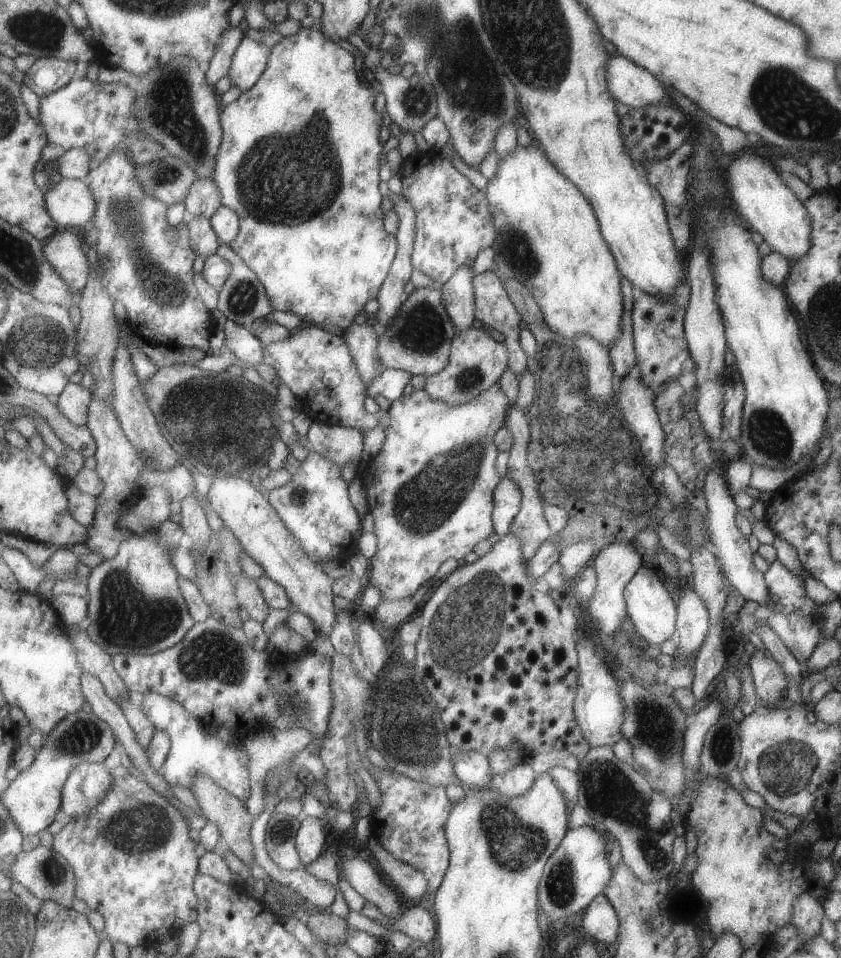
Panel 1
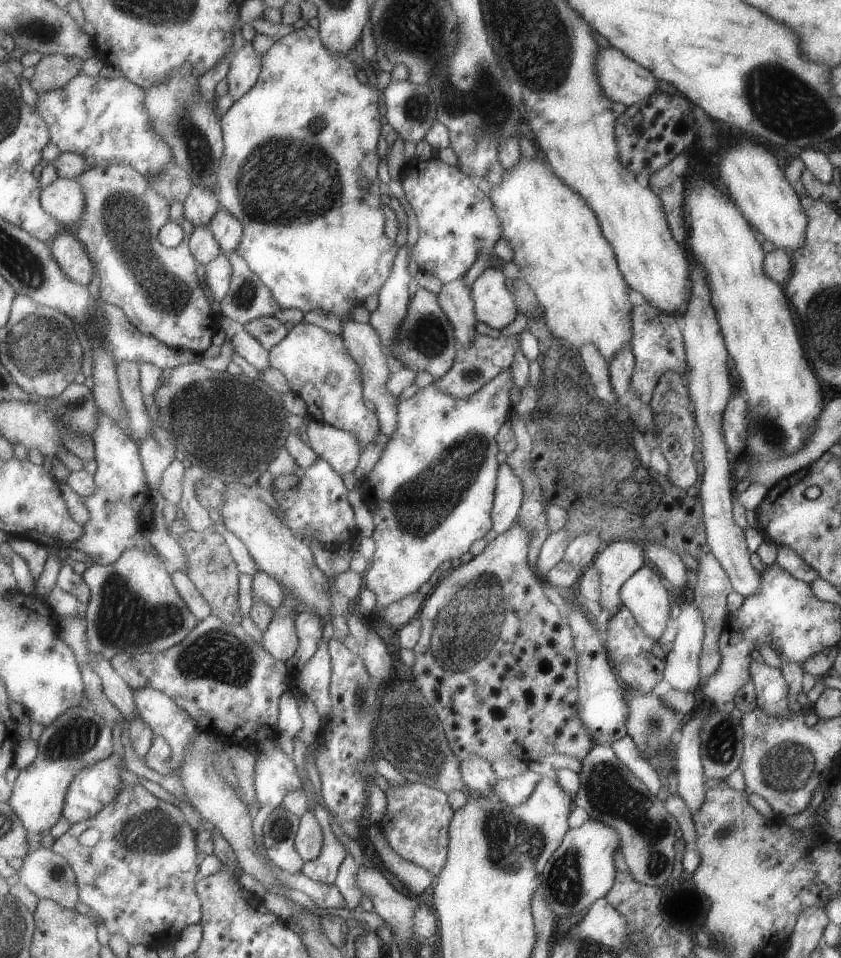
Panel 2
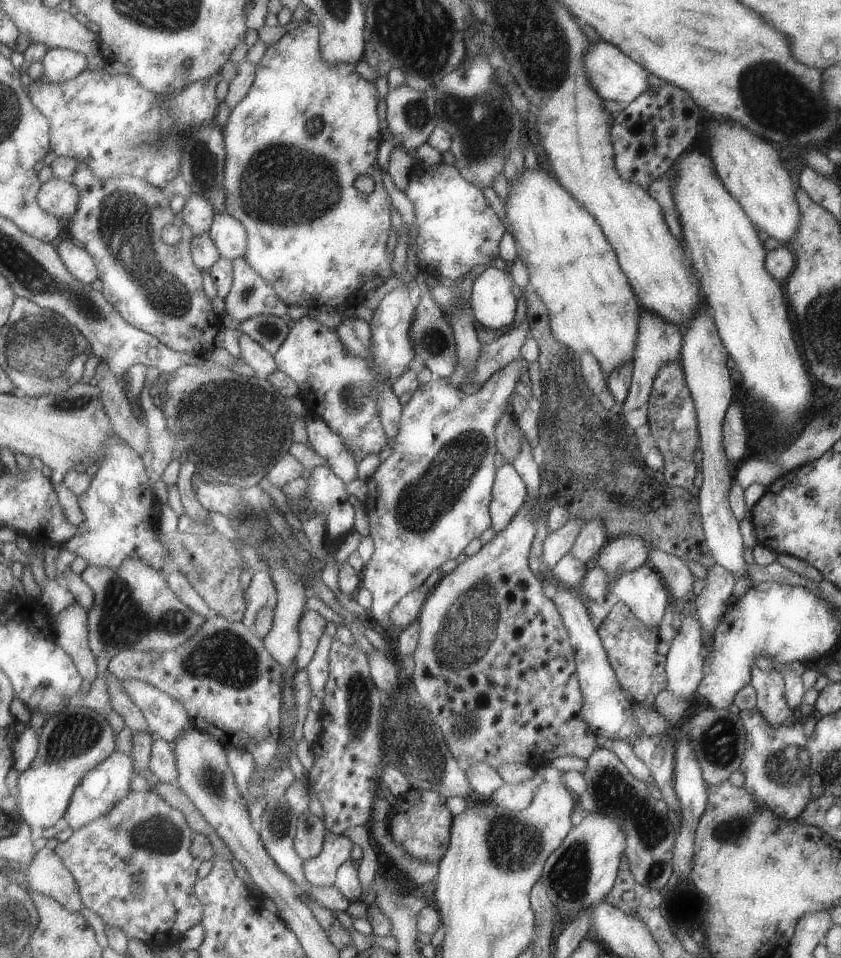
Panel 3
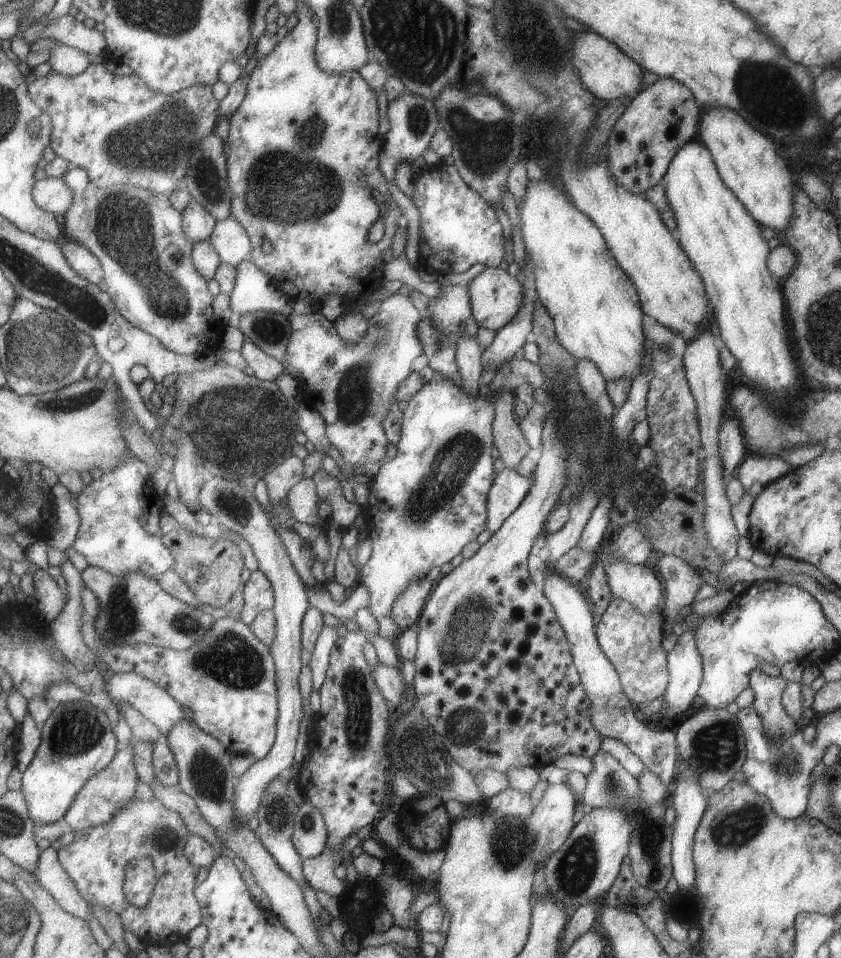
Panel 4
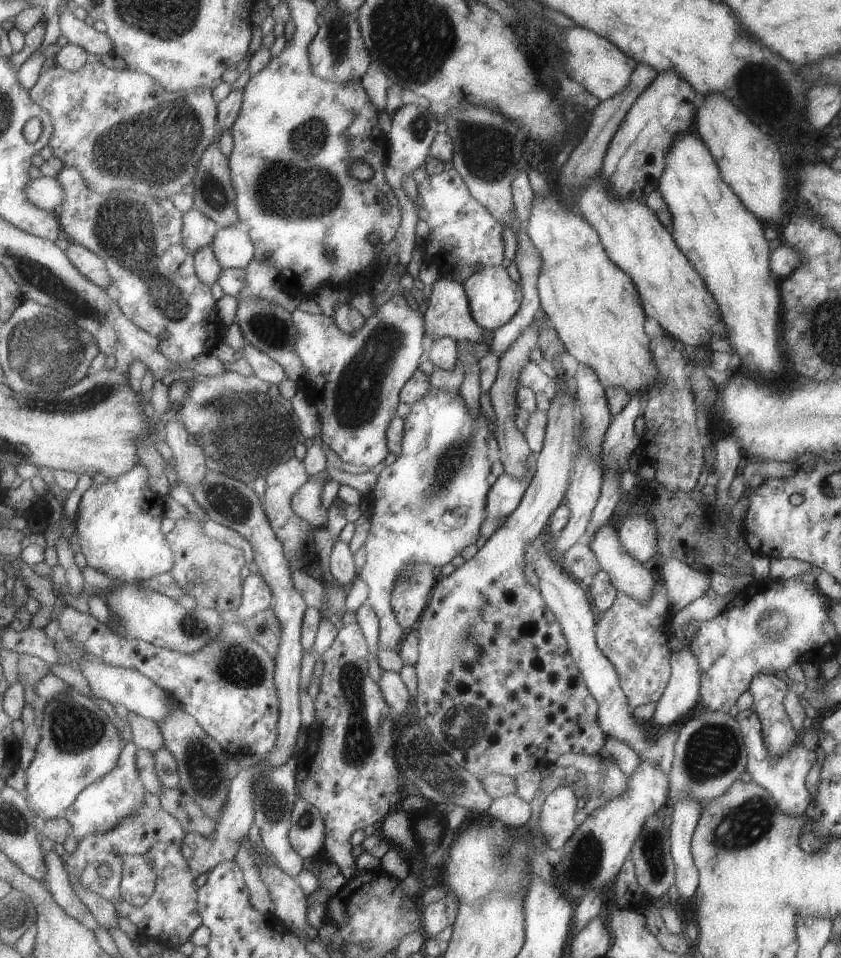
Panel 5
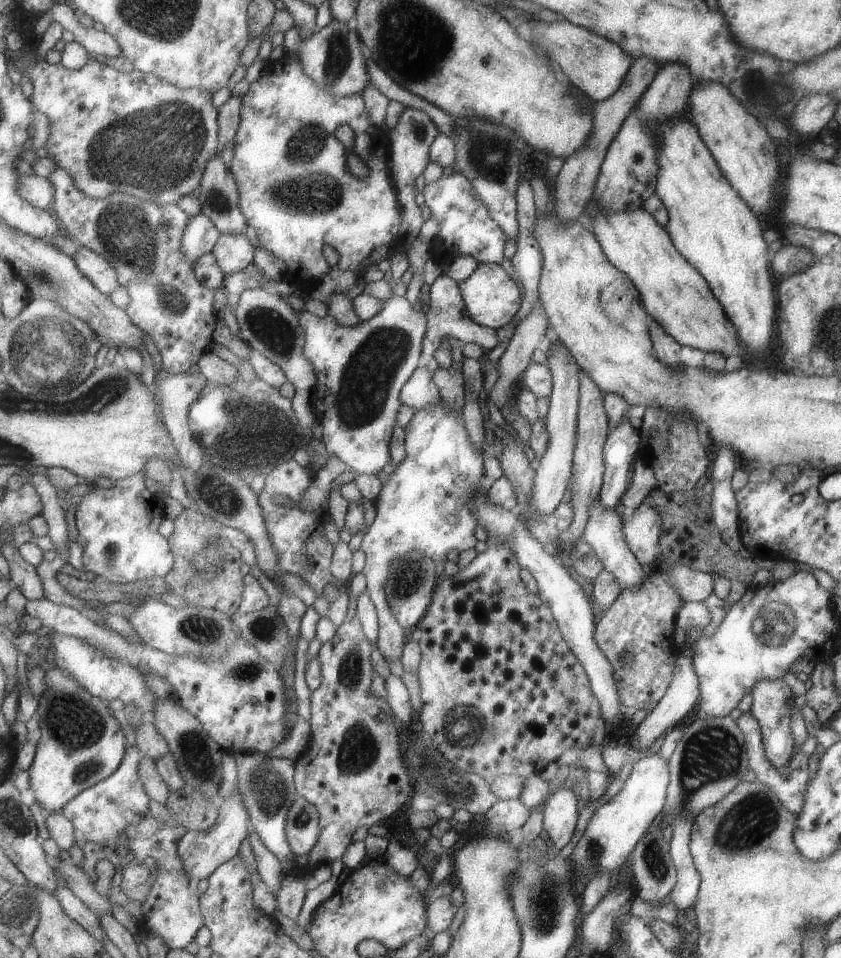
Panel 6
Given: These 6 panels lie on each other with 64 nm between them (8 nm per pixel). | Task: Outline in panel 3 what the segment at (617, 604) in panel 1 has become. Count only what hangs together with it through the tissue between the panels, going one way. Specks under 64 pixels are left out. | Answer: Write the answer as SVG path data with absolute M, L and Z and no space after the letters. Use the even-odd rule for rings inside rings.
M623 534L601 547L593 558L592 565L602 568L609 588L625 571L633 571L640 567L650 549L640 536Z

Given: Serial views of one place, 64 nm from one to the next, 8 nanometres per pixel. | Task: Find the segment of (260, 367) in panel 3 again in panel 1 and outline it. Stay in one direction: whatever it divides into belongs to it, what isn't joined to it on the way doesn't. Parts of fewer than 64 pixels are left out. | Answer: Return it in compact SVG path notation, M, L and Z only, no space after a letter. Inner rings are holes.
M227 321L224 332L227 346L233 350L233 354L238 357L242 366L257 366L264 363L264 343L252 332L251 328L234 321Z

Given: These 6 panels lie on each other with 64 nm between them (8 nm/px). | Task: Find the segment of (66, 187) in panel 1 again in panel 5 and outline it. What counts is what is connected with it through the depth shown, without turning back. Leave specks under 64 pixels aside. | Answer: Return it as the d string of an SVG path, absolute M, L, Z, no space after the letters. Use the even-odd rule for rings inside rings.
M41 176L31 180L27 194L33 204L54 214L59 214L64 204L65 189L56 178Z

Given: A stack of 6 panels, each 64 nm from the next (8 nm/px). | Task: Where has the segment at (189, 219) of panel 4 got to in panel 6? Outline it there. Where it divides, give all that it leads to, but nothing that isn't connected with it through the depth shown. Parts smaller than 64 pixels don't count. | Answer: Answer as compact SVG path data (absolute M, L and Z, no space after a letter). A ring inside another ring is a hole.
M195 215L185 231L182 251L188 261L194 264L207 253L213 253L222 232L215 226L210 216Z

